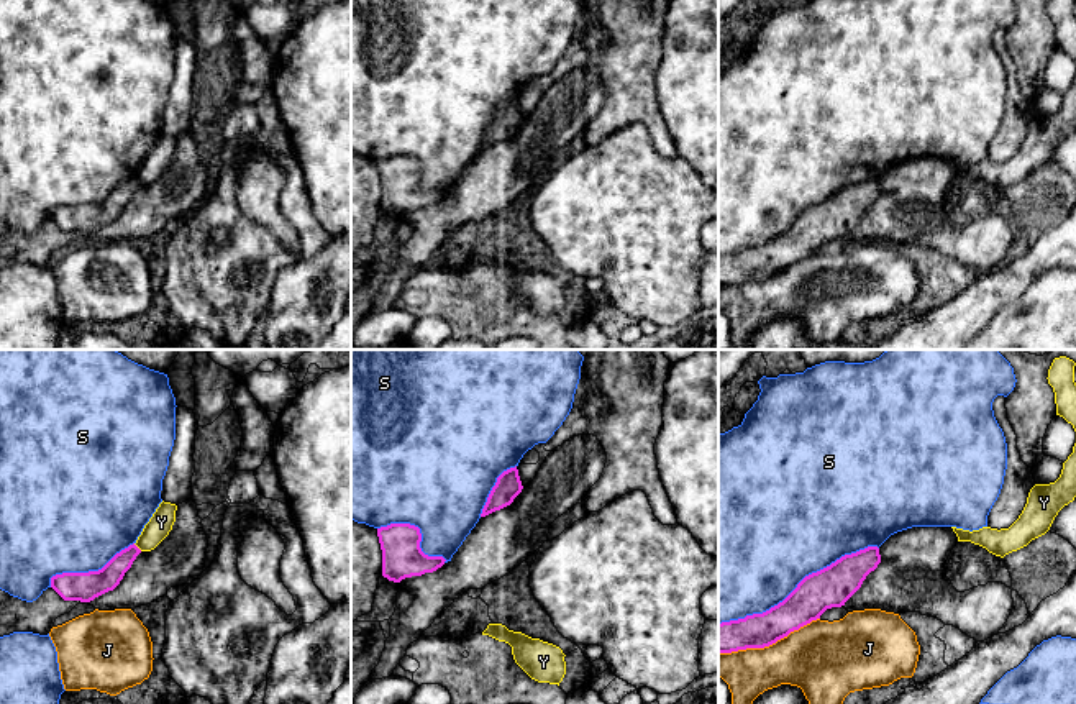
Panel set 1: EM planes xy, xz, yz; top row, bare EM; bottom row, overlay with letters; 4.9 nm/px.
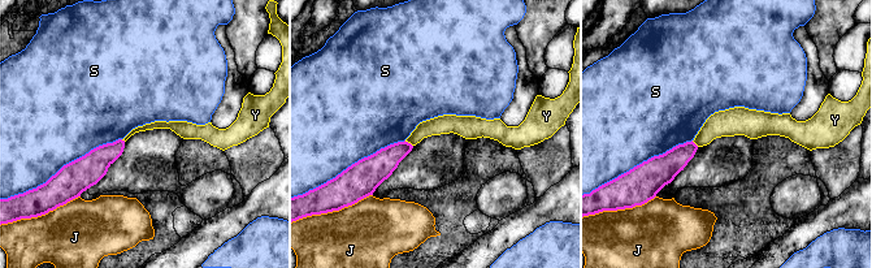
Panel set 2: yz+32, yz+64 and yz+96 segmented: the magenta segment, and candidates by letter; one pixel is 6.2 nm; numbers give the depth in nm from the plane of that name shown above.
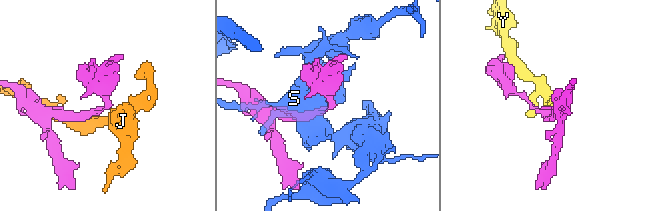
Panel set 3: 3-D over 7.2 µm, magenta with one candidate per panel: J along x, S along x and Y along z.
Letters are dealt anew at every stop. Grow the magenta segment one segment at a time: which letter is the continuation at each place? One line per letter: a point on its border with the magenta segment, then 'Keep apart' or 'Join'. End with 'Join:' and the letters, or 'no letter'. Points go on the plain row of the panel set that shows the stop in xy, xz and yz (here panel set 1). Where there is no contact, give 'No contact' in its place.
J: Touches magenta at yz (768, 278). Keep apart
S: Touches magenta at yz (797, 217). Keep apart
Y: Touches magenta at xy (136, 179). Keep apart
Join: no letter

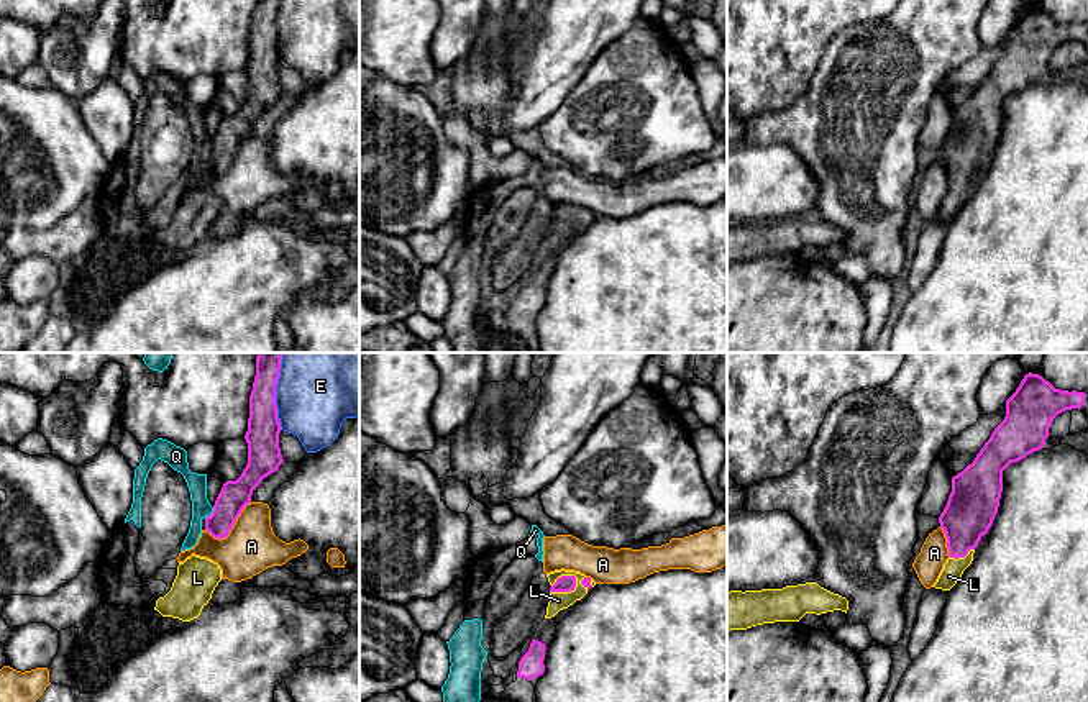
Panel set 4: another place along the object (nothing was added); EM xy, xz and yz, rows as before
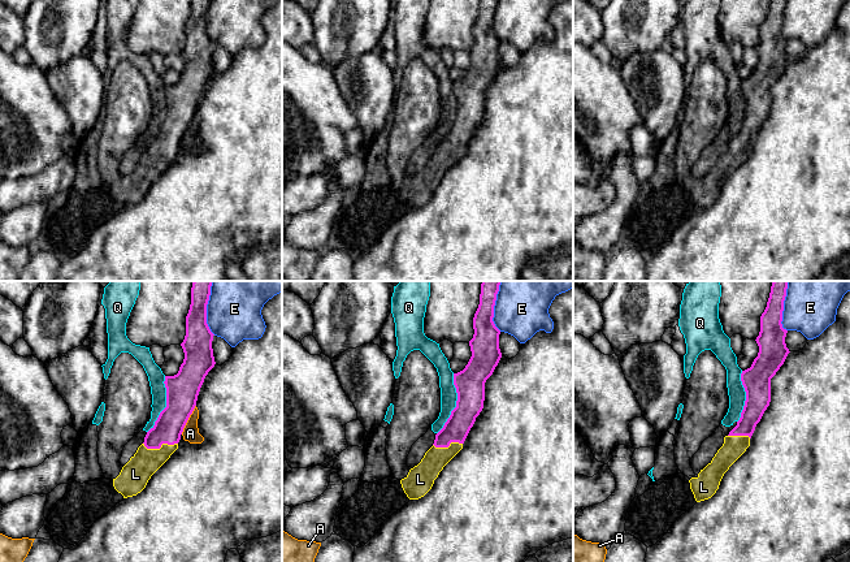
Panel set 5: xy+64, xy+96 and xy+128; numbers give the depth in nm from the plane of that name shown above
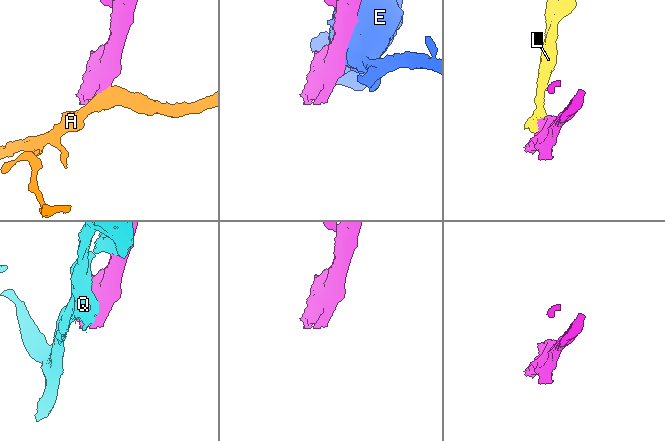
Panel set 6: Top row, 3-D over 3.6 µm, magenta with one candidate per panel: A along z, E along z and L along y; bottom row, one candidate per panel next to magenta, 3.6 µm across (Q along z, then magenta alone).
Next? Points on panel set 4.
A: Touches magenta at xy (232, 159). Keep apart
E: Touches magenta at xy (274, 31). Keep apart
L: Touches magenta at xz (566, 223). Join
Q: Touches magenta at xy (212, 146). Keep apart
Join: L

